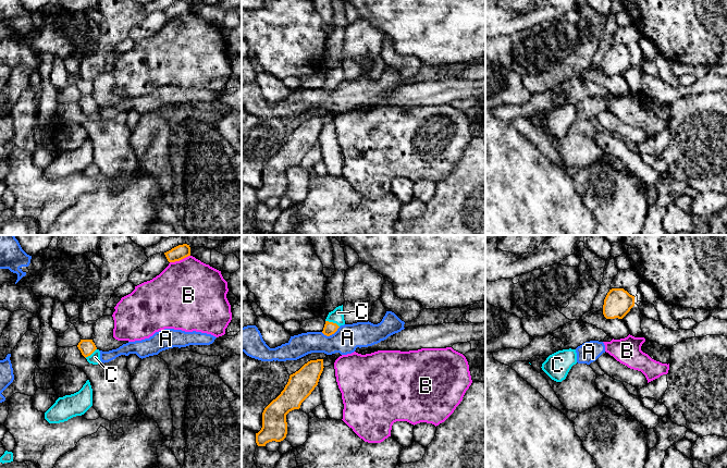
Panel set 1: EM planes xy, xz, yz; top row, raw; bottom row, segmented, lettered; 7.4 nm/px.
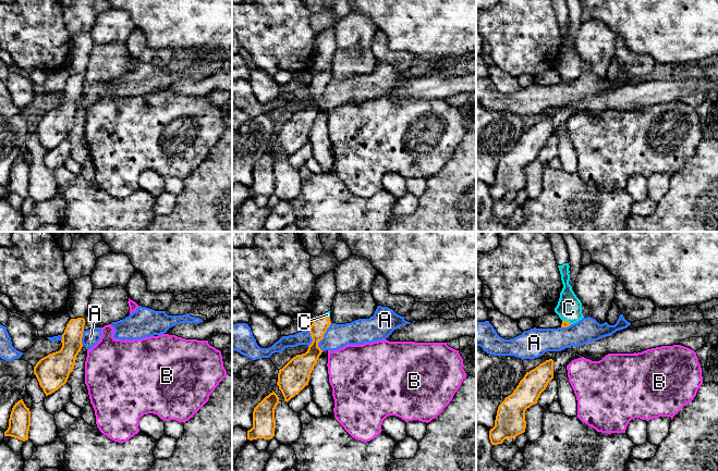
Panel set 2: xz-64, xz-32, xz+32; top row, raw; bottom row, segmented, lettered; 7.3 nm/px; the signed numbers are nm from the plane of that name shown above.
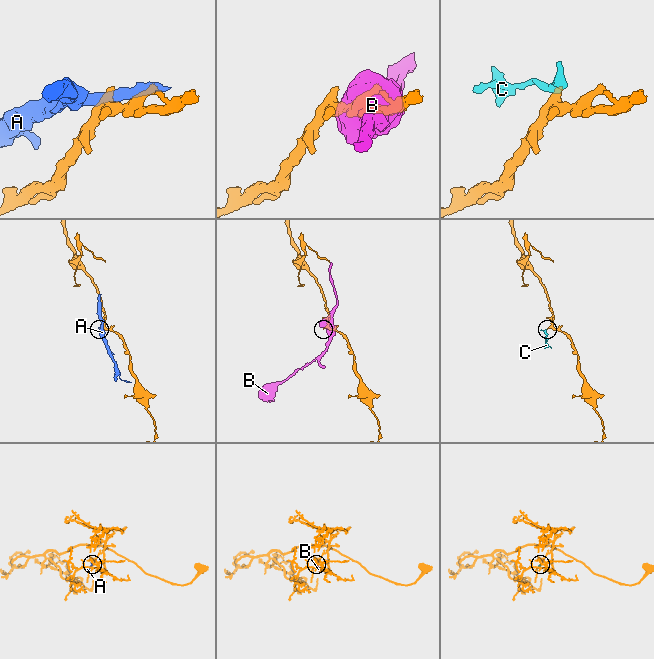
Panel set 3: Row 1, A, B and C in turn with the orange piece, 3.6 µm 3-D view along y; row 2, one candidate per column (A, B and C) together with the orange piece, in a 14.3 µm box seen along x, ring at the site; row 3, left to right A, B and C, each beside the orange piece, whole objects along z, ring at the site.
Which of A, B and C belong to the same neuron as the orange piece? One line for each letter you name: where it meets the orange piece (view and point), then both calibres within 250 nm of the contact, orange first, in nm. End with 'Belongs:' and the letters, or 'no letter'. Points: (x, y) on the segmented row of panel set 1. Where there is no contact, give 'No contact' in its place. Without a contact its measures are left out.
C: Touches orange at xz (332, 322). Thickness 90 nm (orange) against 100 nm
Belongs: C

